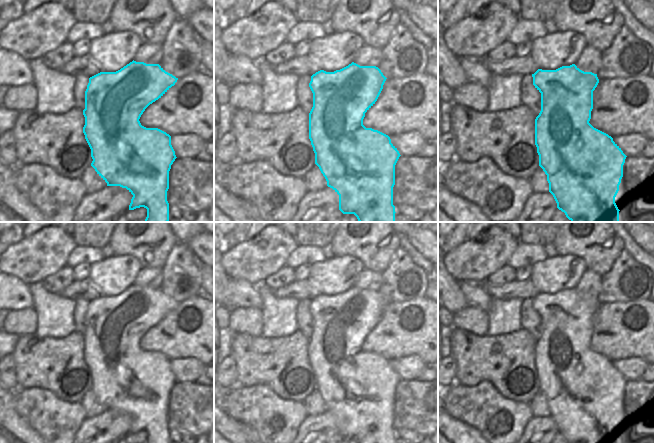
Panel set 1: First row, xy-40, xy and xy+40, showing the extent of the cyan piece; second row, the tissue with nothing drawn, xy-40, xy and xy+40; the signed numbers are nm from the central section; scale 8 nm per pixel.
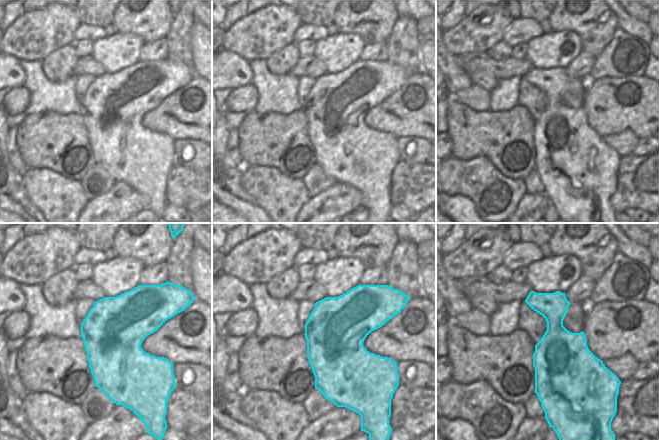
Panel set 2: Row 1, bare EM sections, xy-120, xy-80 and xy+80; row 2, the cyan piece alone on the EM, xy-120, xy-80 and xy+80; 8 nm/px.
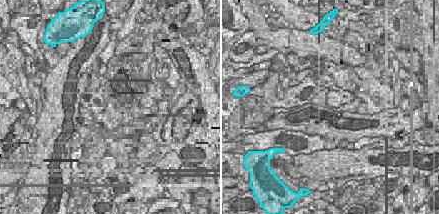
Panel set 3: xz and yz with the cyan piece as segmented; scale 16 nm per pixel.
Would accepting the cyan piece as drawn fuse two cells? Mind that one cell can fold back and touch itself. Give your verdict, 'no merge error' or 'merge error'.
no merge error

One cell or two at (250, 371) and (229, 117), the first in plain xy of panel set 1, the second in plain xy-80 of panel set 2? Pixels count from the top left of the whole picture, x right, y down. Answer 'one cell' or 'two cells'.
two cells

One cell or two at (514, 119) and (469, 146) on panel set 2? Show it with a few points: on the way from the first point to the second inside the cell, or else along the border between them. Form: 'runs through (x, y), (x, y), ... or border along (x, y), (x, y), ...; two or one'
runs through (503, 130), (498, 135), (480, 135); one

